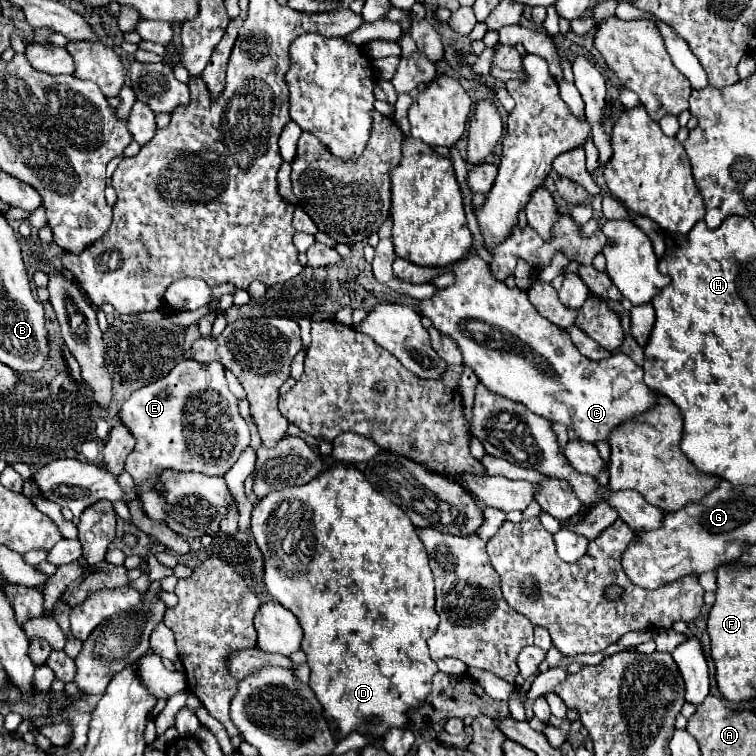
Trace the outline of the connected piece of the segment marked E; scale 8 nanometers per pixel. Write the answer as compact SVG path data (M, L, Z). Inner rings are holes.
M196 361L178 363L166 377L134 391L120 409L120 419L136 437L136 447L126 459L124 469L134 477L142 491L148 517L164 521L160 497L152 497L150 479L162 469L204 471L204 475L224 475L250 445L248 423L240 417L236 397L230 393L224 367L220 363L200 365Z

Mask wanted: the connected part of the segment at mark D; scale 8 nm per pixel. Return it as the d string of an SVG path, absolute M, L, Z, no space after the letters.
M334 463L306 485L300 485L294 489L286 487L262 497L252 509L252 535L264 555L264 565L266 565L264 583L268 593L274 597L274 601L290 609L298 617L304 629L302 651L306 653L308 665L312 671L310 689L322 703L332 727L338 727L338 737L342 739L350 731L372 731L376 737L382 737L390 727L406 727L408 719L404 713L426 699L428 691L432 689L432 677L438 671L436 663L430 659L428 645L426 645L426 639L430 639L438 627L438 615L434 609L434 579L428 567L426 549L420 537L416 535L416 527L408 519L408 515L400 507L390 503L382 493L378 493L358 467L346 465L346 463Z

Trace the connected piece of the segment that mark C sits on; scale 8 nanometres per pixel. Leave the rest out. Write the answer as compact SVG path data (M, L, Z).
M472 255L472 259L466 259L454 273L456 273L456 283L454 283L452 287L440 289L434 297L424 299L424 301L420 303L420 315L430 317L432 323L434 323L434 327L436 327L440 333L450 335L452 339L456 339L456 343L458 343L458 347L460 347L460 351L462 351L462 355L464 355L464 363L474 369L474 373L478 375L478 379L480 379L492 393L502 395L502 397L512 399L512 401L520 401L520 403L524 403L530 411L534 411L536 415L542 415L542 417L546 417L546 419L554 421L554 423L562 423L564 427L572 429L572 433L574 433L580 441L586 441L586 443L608 441L610 435L612 435L612 431L618 429L622 423L626 423L628 419L634 419L634 417L638 417L638 415L644 415L646 411L650 411L650 409L656 407L656 403L658 403L658 391L654 391L654 389L650 389L648 385L644 385L642 369L640 369L626 353L616 351L610 359L604 359L604 361L592 361L592 359L584 357L584 355L574 347L574 343L572 343L572 339L570 339L570 335L568 335L566 329L556 327L554 323L550 323L546 317L542 317L542 315L536 311L536 307L534 307L534 305L530 303L530 299L528 299L528 291L520 291L518 287L512 287L512 289L506 287L504 281L500 281L500 279L494 277L494 273L492 273L492 269L488 267L488 263L482 261L482 259L476 257L476 255Z

